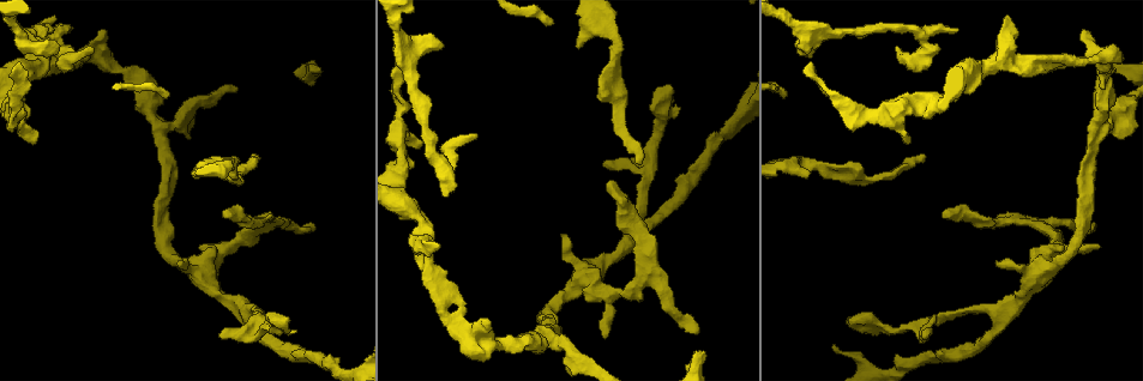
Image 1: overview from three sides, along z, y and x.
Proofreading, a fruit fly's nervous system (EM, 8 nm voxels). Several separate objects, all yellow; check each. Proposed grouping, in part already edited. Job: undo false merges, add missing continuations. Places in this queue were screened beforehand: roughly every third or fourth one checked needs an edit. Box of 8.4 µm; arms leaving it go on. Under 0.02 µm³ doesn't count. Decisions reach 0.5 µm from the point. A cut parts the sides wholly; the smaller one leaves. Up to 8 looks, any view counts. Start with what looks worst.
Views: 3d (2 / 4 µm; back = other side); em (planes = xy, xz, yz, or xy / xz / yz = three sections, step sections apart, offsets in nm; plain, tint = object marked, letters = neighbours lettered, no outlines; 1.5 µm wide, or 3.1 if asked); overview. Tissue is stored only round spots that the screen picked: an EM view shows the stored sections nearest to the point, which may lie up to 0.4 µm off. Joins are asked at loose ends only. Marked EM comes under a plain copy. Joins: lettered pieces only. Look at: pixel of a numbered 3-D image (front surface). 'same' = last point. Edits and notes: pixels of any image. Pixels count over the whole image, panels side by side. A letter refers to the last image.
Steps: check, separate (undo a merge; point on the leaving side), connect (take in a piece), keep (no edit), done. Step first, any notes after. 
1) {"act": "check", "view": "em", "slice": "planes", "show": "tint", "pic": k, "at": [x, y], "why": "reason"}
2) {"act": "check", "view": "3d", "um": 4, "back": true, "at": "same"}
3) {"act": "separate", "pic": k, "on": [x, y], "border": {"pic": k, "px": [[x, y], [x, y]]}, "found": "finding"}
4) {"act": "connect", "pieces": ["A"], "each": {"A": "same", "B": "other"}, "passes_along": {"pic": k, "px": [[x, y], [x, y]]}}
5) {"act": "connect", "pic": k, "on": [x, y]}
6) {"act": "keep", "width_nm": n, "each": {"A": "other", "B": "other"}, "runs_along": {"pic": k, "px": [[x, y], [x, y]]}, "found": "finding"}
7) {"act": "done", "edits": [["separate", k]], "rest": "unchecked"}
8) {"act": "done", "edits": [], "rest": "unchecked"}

{"act": "check", "view": "3d", "um": 2, "pic": 1, "at": [227, 166], "why": "branch point"}

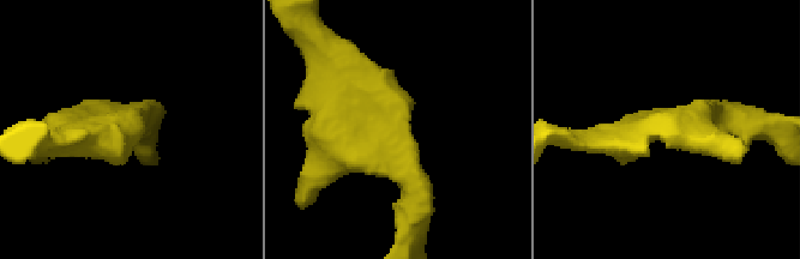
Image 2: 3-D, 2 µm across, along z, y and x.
{"act": "check", "view": "em", "slice": "xy", "step": 8, "show": "tint", "pic": 2, "at": [694, 120], "why": "now the EM"}

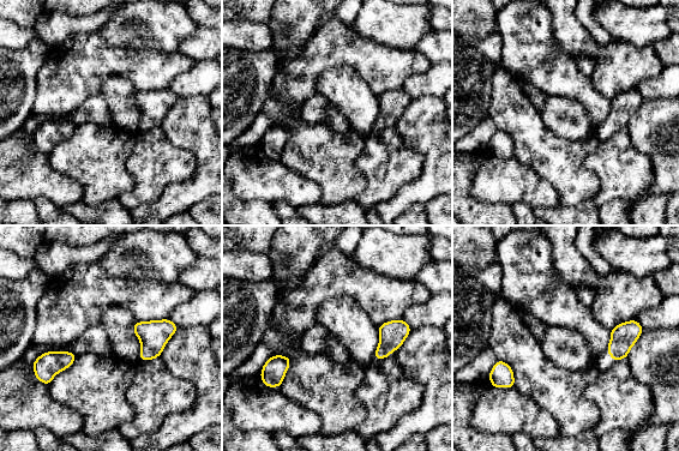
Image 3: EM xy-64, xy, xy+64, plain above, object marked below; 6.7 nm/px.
{"act": "check", "view": "em", "slice": "xy", "step": 8, "show": "letters", "at": "same", "why": "see the neighbours"}

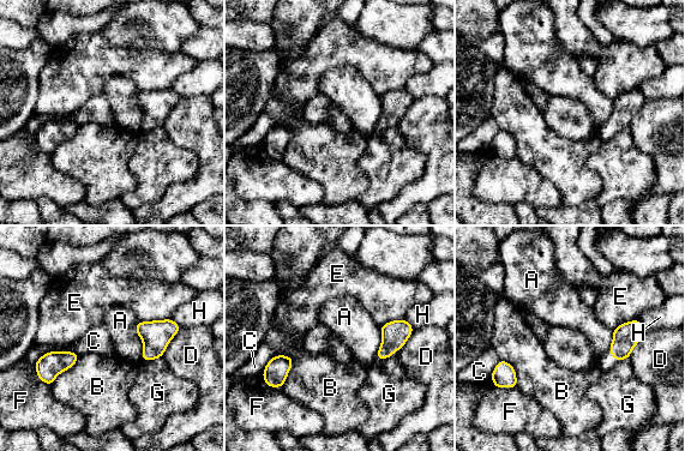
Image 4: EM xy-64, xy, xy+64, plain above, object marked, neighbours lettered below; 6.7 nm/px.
{"act": "keep", "longest_contact_nm": ["C", 320], "each": {"A": "other", "B": "other", "C": "other", "D": "other", "E": "other", "F": "other", "G": "other", "H": "other"}, "border": {"pic": 4, "px": [[276, 354], [293, 360], [281, 388]]}, "found": "all the same cell"}

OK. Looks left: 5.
{"act": "check", "view": "em", "slice": "planes", "show": "tint", "pic": 1, "at": [1093, 135], "why": "arms part here"}

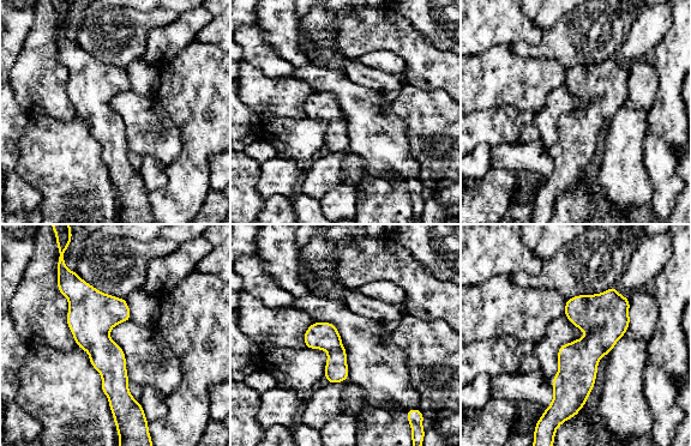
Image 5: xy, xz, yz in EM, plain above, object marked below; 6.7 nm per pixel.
{"act": "check", "view": "em", "slice": "planes", "show": "letters", "at": "same"}

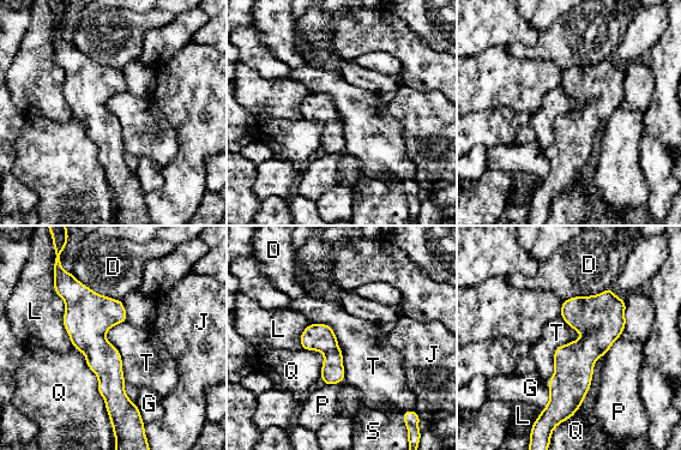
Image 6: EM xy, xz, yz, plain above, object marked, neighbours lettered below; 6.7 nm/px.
{"act": "keep", "width_nm": 190, "each": {"D": "other", "G": "other", "J": "other", "L": "other", "P": "other", "Q": "other", "S": "other", "T": "other"}, "border": {"pic": 6, "px": [[73, 347], [95, 373], [110, 421]]}, "found": "continuous, no second cell"}

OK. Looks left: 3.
{"act": "check", "view": "em", "slice": "yz", "step": 8, "show": "tint", "pic": 1, "at": [446, 195], "why": "branch stops here"}

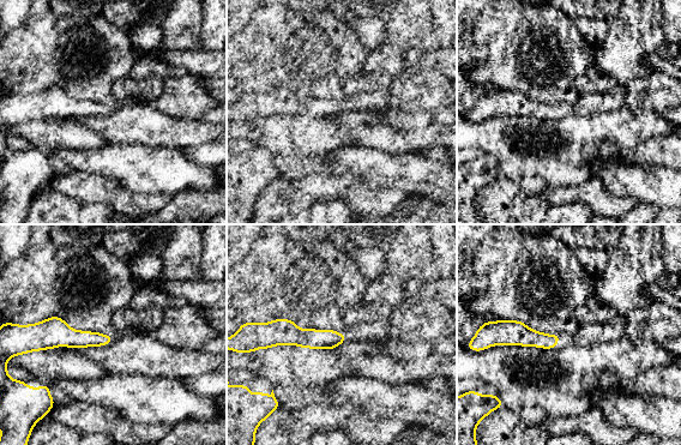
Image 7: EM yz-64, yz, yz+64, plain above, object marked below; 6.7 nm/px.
{"act": "check", "view": "em", "slice": "planes", "show": "letters", "at": "same", "why": "another direction"}

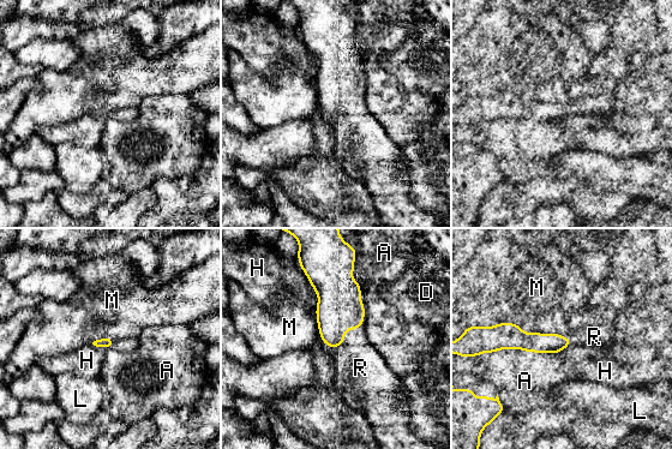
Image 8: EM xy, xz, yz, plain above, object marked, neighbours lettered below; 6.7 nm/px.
{"act": "connect", "pieces": ["R"], "longest_contact_nm": ["M", 550], "each": {"A": "other", "D": "other", "H": "other", "L": "other", "M": "other", "R": "same"}, "found": "it goes on there"}

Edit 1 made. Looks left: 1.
{"act": "done", "edits": [["connect", 8]], "rest": "unchecked"}

